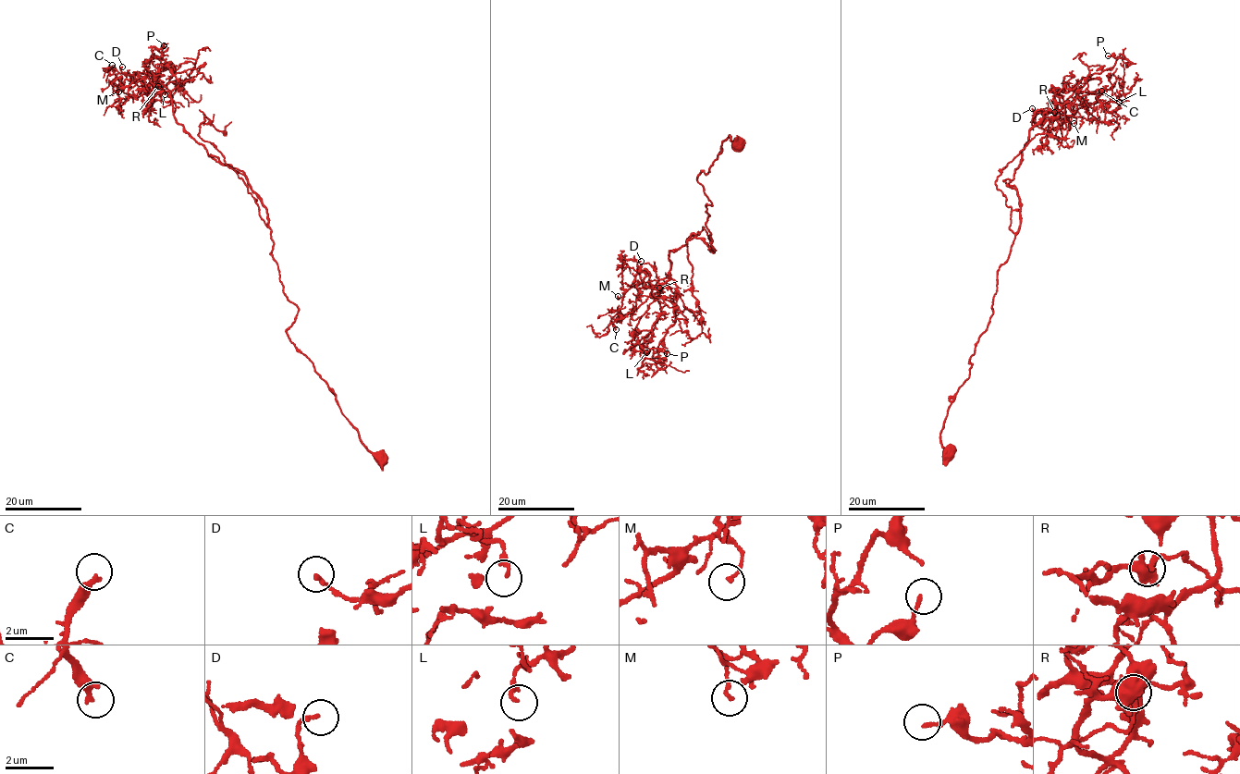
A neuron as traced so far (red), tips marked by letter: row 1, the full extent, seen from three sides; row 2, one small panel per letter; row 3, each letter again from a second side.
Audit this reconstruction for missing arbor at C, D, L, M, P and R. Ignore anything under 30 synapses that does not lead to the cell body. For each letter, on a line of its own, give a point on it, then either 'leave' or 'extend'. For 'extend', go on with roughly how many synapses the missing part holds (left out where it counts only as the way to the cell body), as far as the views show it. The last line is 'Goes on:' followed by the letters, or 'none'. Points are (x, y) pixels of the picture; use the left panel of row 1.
C: (112, 65) | leave
D: (122, 67) | leave
L: (165, 94) | leave
M: (118, 92) | leave
P: (164, 45) | leave
R: (158, 86) | leave
Goes on: none

